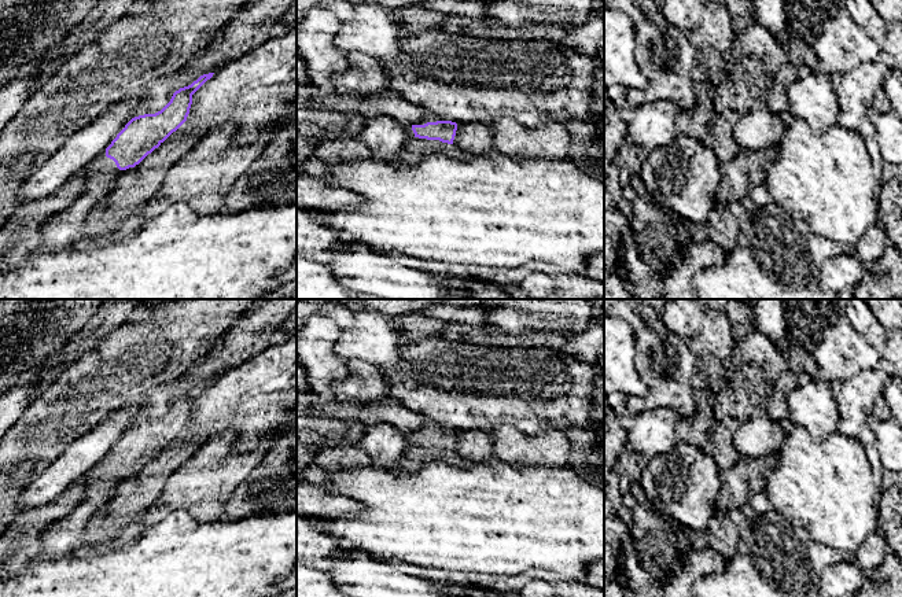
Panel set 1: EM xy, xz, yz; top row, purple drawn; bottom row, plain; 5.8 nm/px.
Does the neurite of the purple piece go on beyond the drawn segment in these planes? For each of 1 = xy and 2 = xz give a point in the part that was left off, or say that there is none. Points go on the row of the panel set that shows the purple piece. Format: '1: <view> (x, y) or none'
1: xy (65, 228)
2: xz (430, 117)

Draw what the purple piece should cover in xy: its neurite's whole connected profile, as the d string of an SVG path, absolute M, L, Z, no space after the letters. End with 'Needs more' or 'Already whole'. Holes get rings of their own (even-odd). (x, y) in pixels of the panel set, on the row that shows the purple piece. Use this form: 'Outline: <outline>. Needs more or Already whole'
Outline: M203 74L191 85L176 91L161 111L132 118L111 144L86 166L85 191L67 209L41 221L38 247L58 251L81 243L88 215L103 206L117 178L139 165L187 121L192 95L213 74Z. Needs more

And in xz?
Outline: M428 113L421 121L416 122L415 125L406 126L409 137L439 140L448 144L453 144L456 130L456 122L445 121L431 113Z. Needs more

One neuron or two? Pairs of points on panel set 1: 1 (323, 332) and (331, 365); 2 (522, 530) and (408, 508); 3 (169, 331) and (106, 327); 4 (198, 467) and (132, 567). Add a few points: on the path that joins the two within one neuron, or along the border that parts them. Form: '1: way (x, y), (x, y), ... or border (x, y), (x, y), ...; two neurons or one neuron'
1: way (323, 341), (323, 357); one neuron
2: way (493, 519), (437, 518); one neuron
3: border (126, 319), (92, 347); two neurons
4: border (140, 519), (157, 523), (186, 509), (198, 520); two neurons

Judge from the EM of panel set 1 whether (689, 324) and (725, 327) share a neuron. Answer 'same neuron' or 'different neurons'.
different neurons

